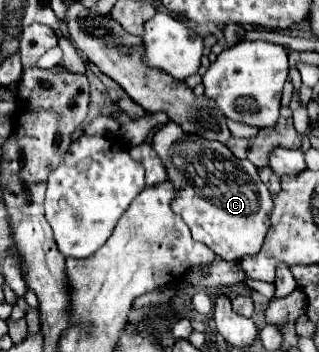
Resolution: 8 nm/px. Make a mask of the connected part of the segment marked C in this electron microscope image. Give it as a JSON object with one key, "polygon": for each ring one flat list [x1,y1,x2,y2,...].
{"polygon":[[176,123,160,127,152,147,162,157,168,179,174,181,178,197,172,209,190,227,192,239,204,243,224,261,256,255,270,229,272,213,272,195,260,181,258,169,250,161,234,157,224,143,184,133]]}

